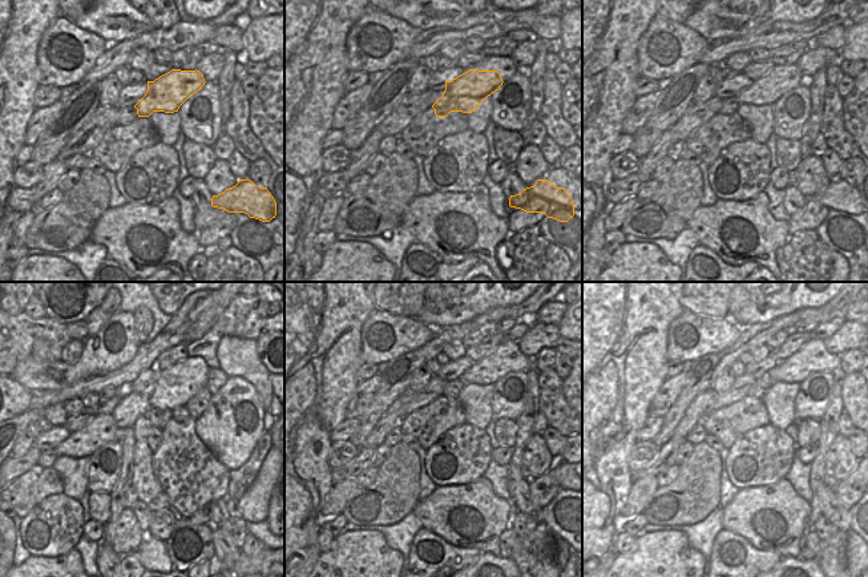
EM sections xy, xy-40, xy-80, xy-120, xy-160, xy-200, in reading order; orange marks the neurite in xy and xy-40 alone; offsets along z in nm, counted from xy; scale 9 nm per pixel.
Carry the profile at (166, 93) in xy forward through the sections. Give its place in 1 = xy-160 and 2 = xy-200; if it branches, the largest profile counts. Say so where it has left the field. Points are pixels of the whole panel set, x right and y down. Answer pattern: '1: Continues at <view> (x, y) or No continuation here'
1: Continues at xy-160 (508, 358)
2: Continues at xy-200 (812, 356)

